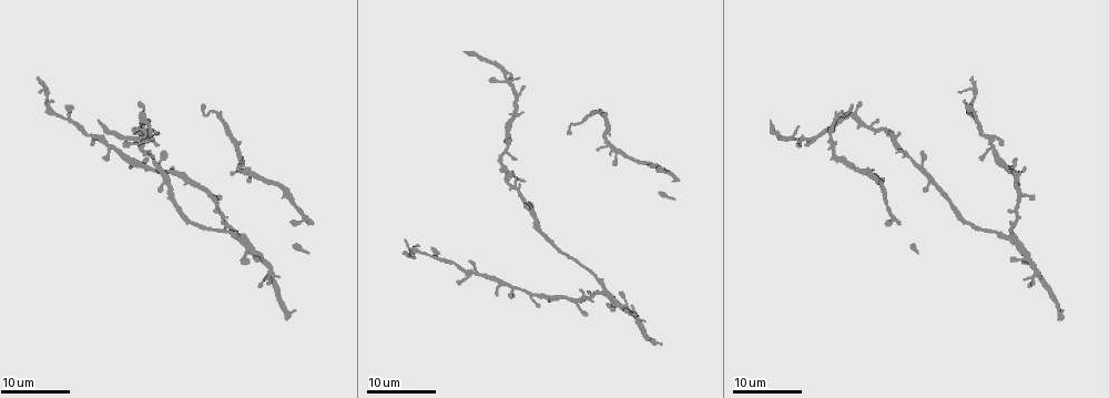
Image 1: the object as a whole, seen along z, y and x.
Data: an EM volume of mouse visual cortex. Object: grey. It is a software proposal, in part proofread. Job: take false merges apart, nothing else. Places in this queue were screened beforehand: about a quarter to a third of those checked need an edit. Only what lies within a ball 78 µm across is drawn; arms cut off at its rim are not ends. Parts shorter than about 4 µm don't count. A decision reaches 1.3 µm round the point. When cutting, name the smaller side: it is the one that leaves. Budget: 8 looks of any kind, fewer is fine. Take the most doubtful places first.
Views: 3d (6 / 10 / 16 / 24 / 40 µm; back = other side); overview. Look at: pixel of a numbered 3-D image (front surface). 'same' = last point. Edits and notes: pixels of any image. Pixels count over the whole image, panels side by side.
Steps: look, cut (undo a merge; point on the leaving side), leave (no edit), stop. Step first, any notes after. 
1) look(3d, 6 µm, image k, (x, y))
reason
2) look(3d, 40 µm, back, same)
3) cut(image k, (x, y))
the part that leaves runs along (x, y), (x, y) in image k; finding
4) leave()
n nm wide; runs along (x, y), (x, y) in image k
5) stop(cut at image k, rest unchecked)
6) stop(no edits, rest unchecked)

look(3d, 24 µm, image 1, (970, 91))
three-way junction

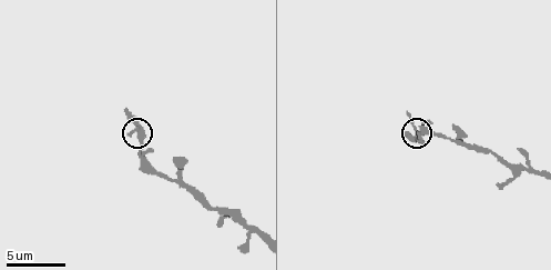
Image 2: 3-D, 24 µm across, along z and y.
look(3d, 10 µm, image 2, (138, 130))

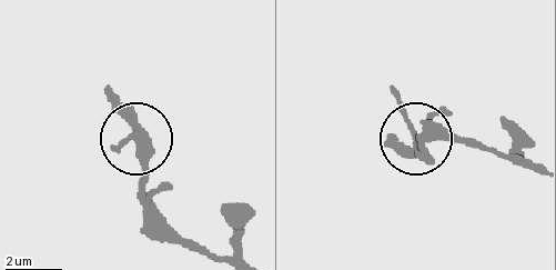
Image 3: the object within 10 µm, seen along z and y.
leave()
one neuron here

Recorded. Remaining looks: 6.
look(3d, 16 µm, image 1, (1037, 275))
looks like a crossing

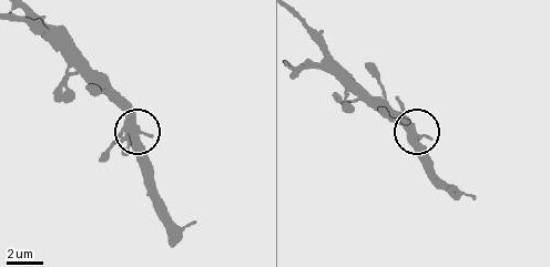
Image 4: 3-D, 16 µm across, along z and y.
look(3d, 10 µm, image 4, (131, 126))

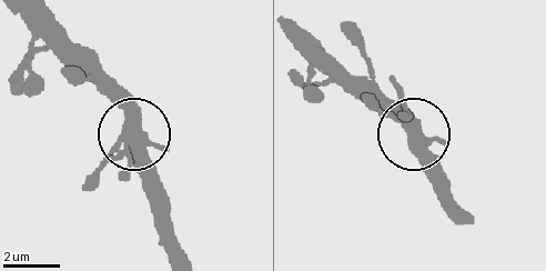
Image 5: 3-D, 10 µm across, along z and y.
leave()
runs along (31, 17), (121, 109), (124, 138), (90, 179) in image 5; continuous, no second neuron

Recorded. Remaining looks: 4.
look(3d, 24 µm, image 1, (507, 82))
looks like a crossing

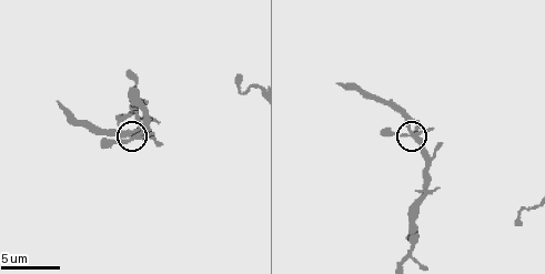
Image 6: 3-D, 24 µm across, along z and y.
look(3d, 6 µm, image 6, (134, 137))

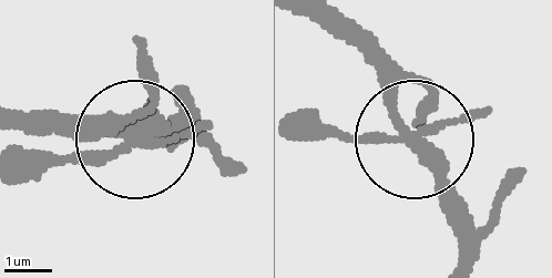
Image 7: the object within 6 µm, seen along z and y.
cut(image 7, (198, 122))
the part that leaves runs along (126, 143), (23, 158) in image 7; two neurons meet here

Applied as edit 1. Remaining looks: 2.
stop(cut at image 7, rest unchecked)

